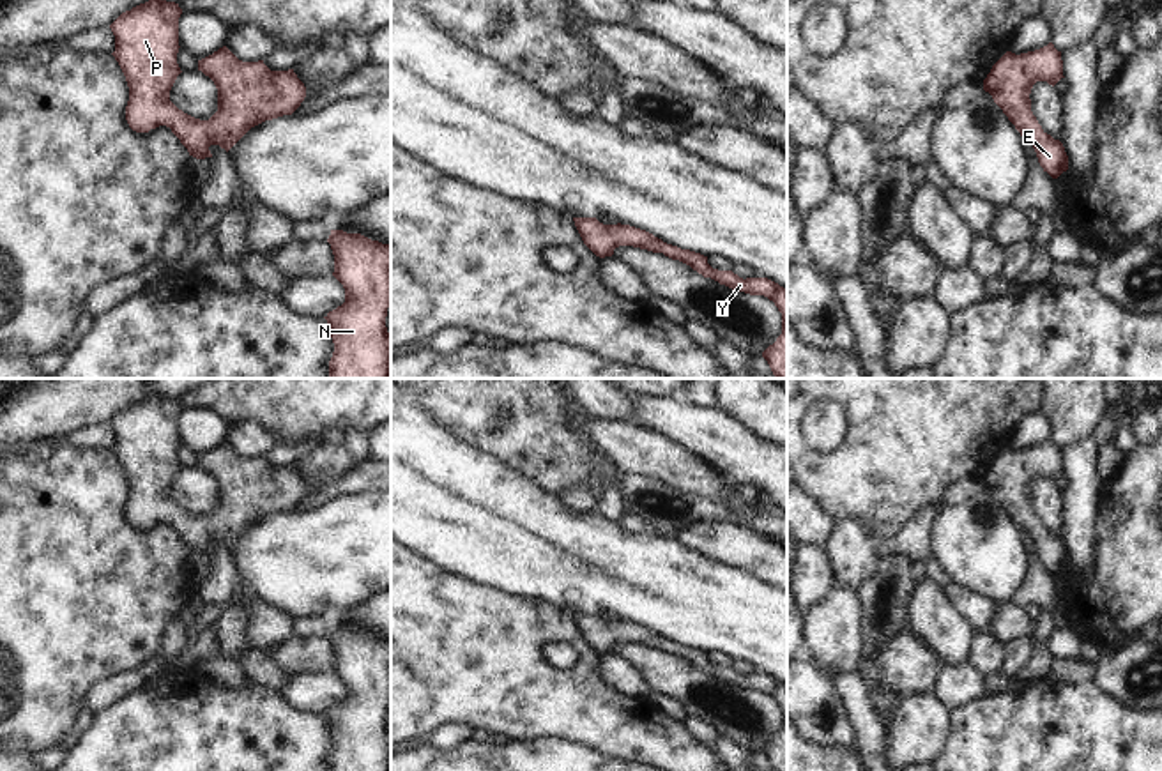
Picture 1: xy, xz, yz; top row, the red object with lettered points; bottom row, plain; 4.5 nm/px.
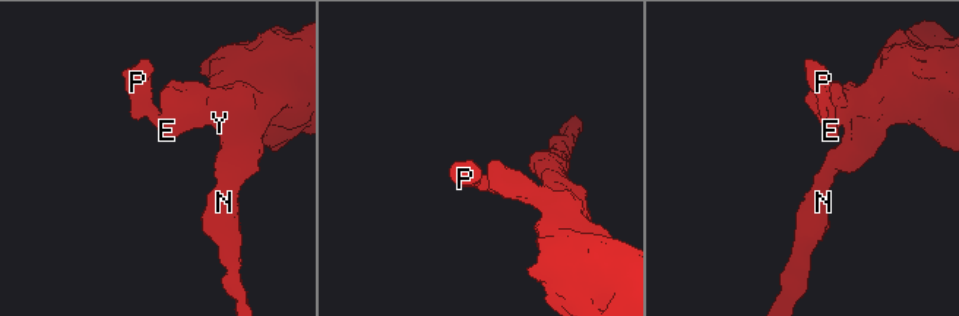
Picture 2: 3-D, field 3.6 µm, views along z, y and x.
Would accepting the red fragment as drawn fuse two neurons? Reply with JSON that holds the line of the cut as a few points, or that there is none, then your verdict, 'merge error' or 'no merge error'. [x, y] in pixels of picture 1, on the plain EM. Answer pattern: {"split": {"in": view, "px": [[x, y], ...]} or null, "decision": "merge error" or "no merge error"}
{"split": null, "decision": "no merge error"}

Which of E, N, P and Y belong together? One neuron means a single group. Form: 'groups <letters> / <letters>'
groups E N P Y

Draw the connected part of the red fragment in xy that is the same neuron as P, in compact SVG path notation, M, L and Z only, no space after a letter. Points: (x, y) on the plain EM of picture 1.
M150 394L122 408L111 421L115 447L127 483L129 497L126 516L136 529L149 529L166 522L196 555L212 553L209 543L219 541L226 548L255 522L283 511L292 511L306 493L306 483L294 465L271 467L264 456L242 458L226 442L198 456L198 467L209 472L218 485L218 508L209 516L195 515L170 497L170 486L182 469L177 460L179 414L182 405L175 398Z

